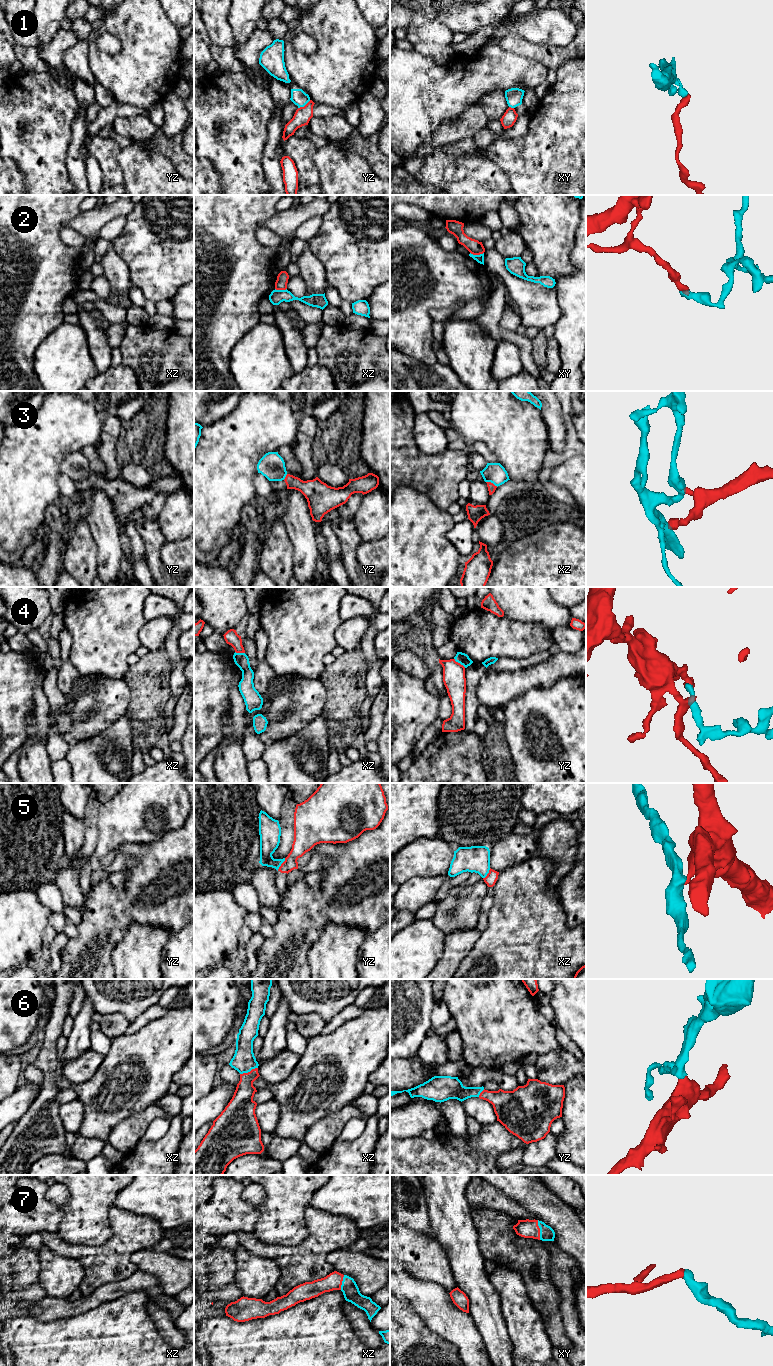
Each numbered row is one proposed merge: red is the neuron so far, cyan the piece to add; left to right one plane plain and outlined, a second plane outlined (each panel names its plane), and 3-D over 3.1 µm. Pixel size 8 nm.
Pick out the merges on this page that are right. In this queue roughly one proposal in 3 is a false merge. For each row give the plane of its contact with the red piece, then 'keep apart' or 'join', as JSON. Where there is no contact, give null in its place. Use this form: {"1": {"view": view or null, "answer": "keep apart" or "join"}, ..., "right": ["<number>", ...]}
{"1": {"view": "yz", "answer": "keep apart"}, "2": {"view": "xy", "answer": "keep apart"}, "3": {"view": "xz", "answer": "keep apart"}, "4": {"view": "yz", "answer": "keep apart"}, "5": {"view": "yz", "answer": "keep apart"}, "6": {"view": "xz", "answer": "join"}, "7": {"view": "xy", "answer": "join"}, "right": ["6", "7"]}

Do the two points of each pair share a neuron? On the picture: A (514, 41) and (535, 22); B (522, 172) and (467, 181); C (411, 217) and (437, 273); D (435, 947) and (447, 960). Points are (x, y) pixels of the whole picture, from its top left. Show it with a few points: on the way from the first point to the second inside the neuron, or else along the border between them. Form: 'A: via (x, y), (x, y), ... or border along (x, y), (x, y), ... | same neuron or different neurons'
A: border along (506, 31), (499, 44), (505, 50), (528, 58) | different neurons
B: border along (489, 159), (506, 175), (510, 184) | different neurons
C: border along (408, 223), (420, 225) | different neurons
D: border along (446, 935), (443, 954), (432, 968) | different neurons

